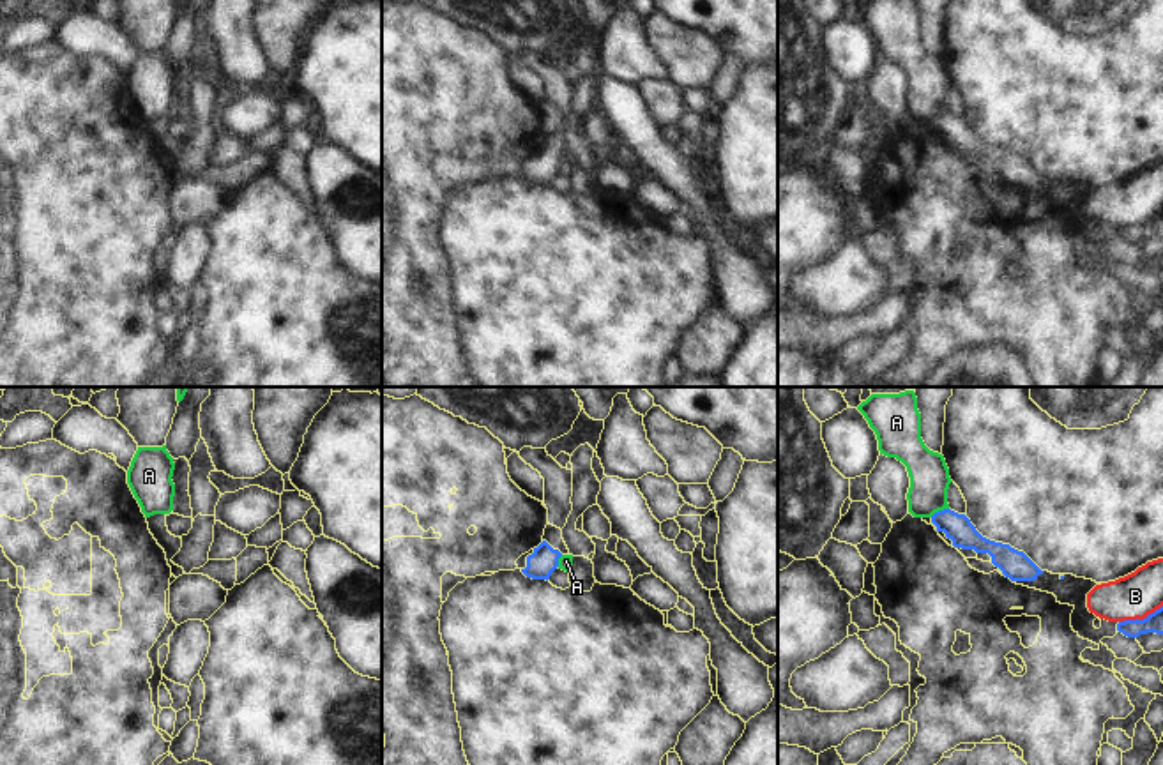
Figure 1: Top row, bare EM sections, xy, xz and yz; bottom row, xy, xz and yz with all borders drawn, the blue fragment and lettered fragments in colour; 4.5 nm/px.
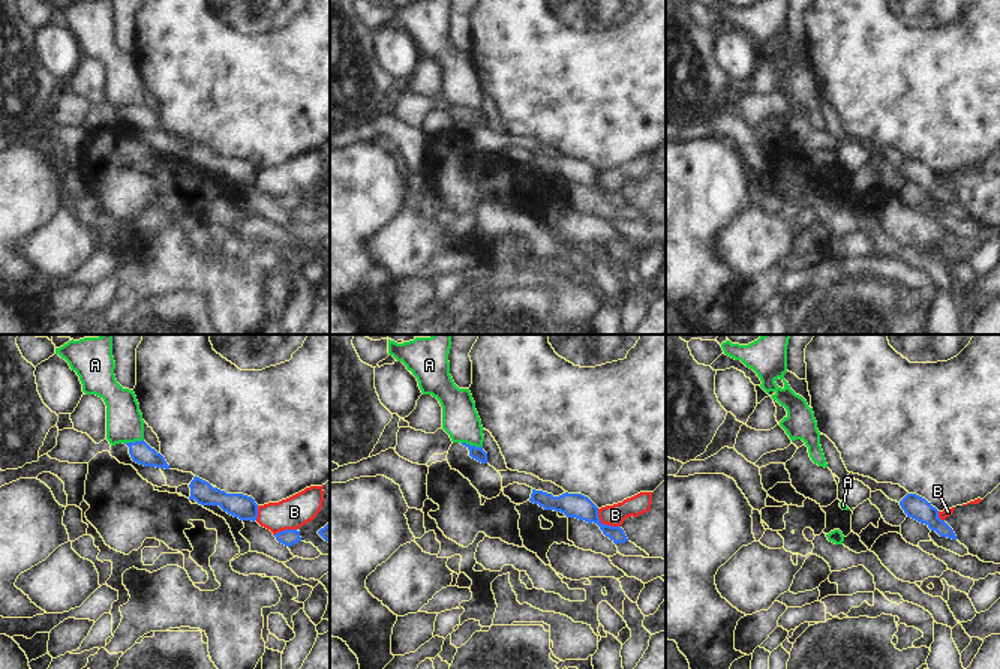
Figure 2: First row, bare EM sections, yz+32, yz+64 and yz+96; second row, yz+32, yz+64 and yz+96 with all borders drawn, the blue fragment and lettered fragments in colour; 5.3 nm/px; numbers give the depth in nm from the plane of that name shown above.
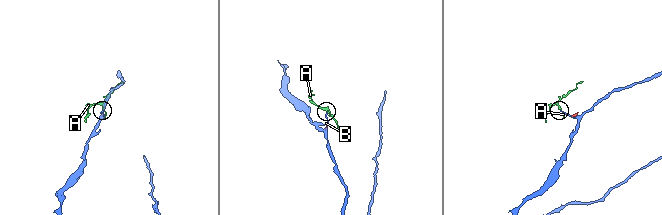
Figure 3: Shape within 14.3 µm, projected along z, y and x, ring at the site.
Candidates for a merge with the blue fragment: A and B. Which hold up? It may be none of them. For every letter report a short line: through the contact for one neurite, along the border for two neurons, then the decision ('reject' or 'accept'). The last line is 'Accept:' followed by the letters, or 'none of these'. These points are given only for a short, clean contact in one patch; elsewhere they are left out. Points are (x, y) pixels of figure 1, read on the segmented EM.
A: line yz (948, 507), (930, 516); reject
B: line yz (1162, 605), (1142, 619), (1124, 619), (1119, 622); reject
Accept: none of these

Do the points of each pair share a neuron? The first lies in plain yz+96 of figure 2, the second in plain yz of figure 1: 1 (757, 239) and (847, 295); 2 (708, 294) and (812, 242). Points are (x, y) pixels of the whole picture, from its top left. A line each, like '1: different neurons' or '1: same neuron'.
1: same neuron
2: same neuron

